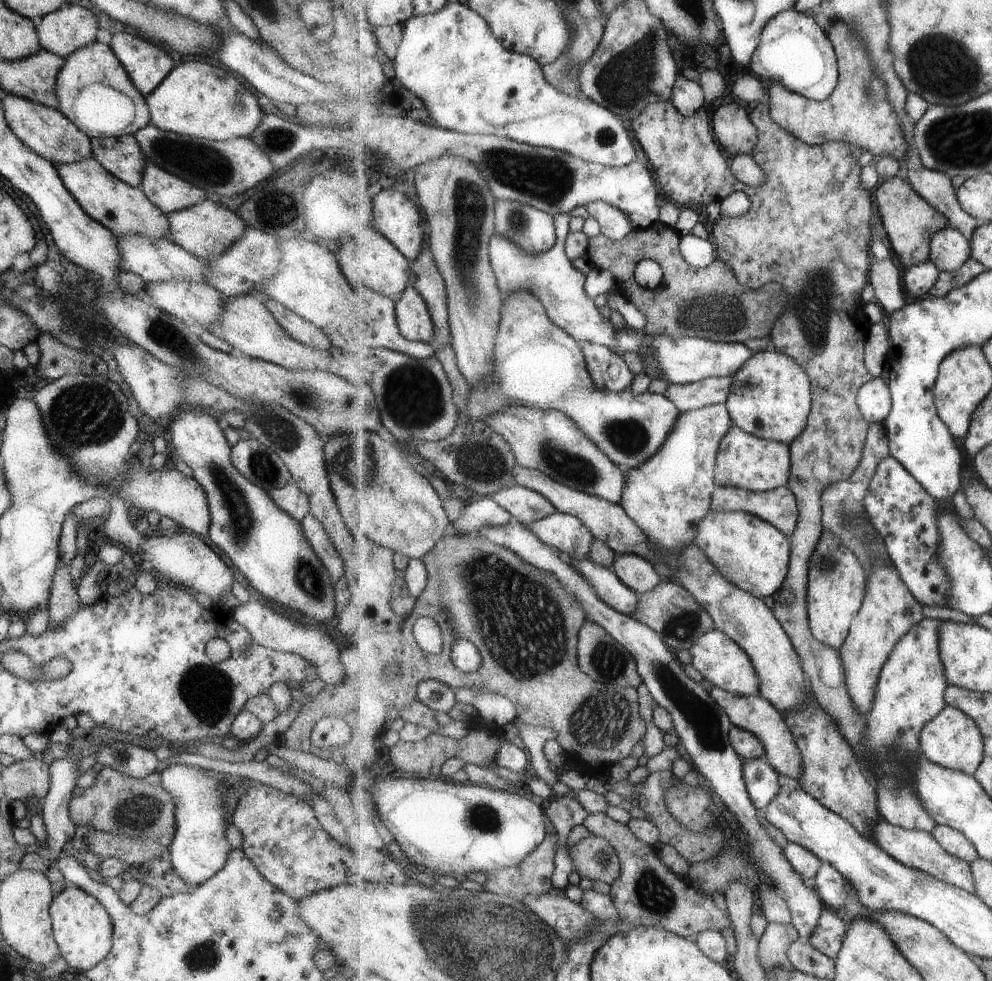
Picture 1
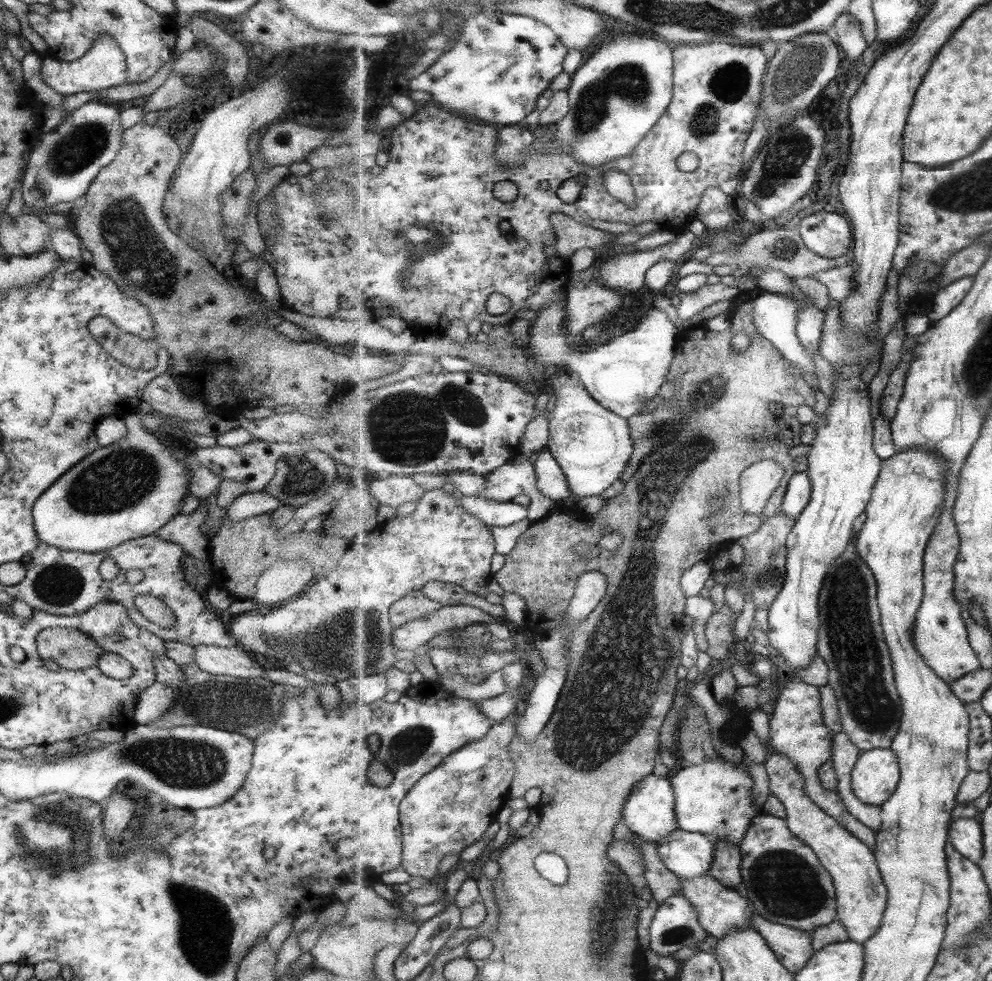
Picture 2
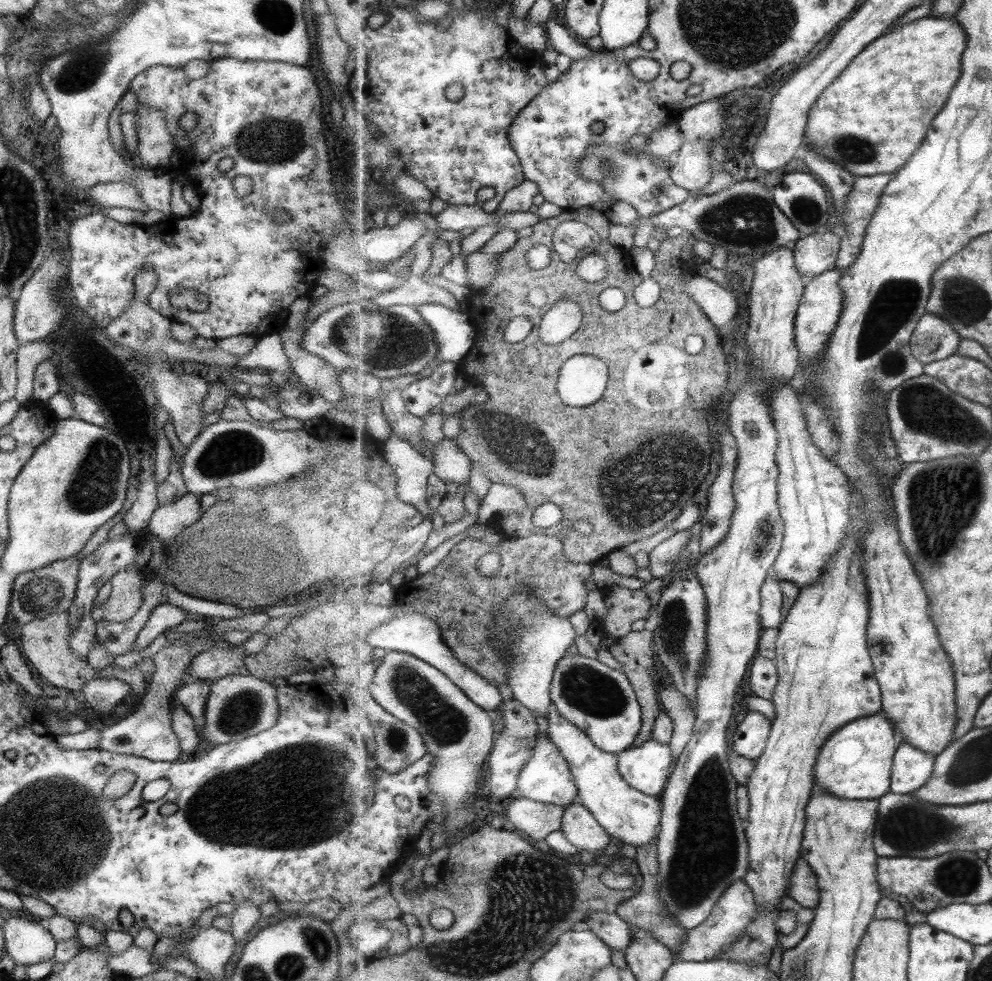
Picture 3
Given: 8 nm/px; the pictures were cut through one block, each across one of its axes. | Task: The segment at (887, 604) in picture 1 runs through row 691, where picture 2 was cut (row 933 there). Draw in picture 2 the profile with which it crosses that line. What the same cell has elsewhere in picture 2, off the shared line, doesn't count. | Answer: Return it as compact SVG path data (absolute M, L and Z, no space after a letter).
M771 753L764 766L770 780L769 792L786 807L785 820L791 832L811 846L822 866L834 878L838 918L849 932L850 941L864 945L877 935L888 908L888 887L874 852L811 800L811 796L805 792L805 776L787 756Z

